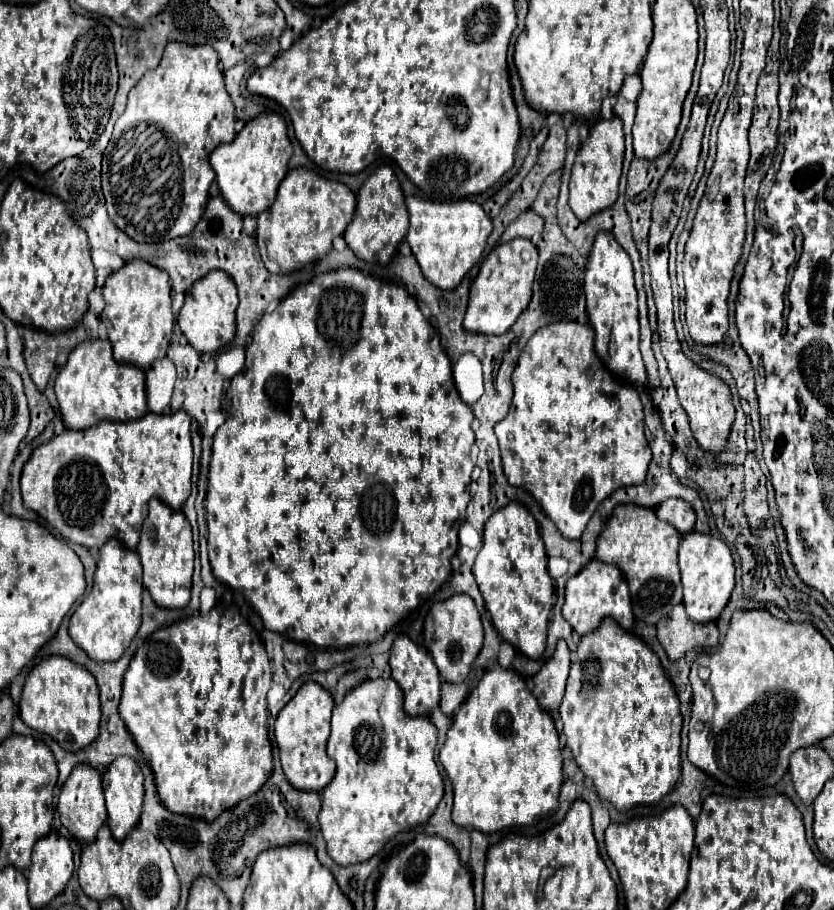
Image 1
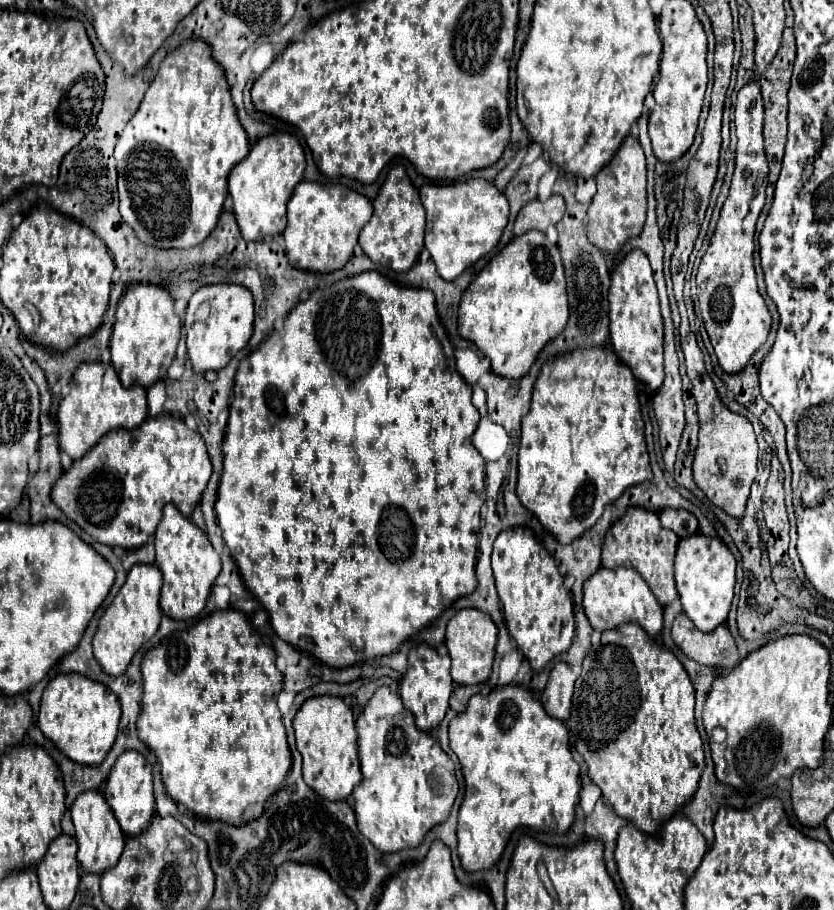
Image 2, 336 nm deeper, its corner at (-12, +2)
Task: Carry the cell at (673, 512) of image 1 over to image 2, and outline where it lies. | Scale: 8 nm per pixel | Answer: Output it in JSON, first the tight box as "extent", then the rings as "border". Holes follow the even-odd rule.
{"extent":[659,508,699,538],"border":[[[665,508],[665,510],[659,512],[659,518],[661,518],[663,528],[669,528],[669,530],[677,532],[679,538],[693,536],[693,534],[699,530],[697,518],[695,518],[691,512],[685,512],[685,510]]]}

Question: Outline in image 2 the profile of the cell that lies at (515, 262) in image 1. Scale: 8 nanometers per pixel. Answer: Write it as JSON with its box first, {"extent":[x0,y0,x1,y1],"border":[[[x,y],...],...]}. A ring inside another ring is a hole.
{"extent":[459,230,569,380],"border":[[[529,230],[523,236],[515,236],[479,272],[479,276],[469,284],[459,302],[459,334],[465,340],[471,340],[491,360],[491,370],[495,374],[513,380],[521,380],[529,372],[539,352],[565,330],[567,318],[569,318],[567,284],[559,248],[557,244],[551,244],[539,230]]]}

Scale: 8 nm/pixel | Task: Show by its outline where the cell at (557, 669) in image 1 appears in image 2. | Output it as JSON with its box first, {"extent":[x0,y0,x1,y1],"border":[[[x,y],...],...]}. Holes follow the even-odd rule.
{"extent":[541,662,575,720],"border":[[[565,662],[555,664],[549,674],[549,682],[541,694],[543,708],[545,708],[545,712],[549,712],[549,716],[559,718],[559,720],[569,718],[573,684],[575,684],[575,674],[571,672],[569,664],[565,664]]]}

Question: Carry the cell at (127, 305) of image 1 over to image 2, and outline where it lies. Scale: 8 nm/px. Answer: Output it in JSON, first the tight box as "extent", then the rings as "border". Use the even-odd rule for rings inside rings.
{"extent":[109,284,181,388],"border":[[[137,284],[135,288],[127,288],[121,304],[117,306],[115,318],[109,350],[111,364],[121,384],[125,384],[125,388],[131,384],[149,388],[151,384],[165,380],[181,338],[181,320],[173,310],[173,298],[169,292],[165,292],[165,288],[157,288],[155,284]]]}

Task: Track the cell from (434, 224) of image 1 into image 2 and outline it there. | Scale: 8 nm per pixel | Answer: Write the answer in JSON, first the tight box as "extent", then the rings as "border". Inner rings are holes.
{"extent":[419,178,509,280],"border":[[[469,178],[453,184],[423,184],[419,194],[427,210],[425,248],[445,280],[455,280],[465,268],[499,244],[509,220],[509,204],[495,184],[483,178]]]}

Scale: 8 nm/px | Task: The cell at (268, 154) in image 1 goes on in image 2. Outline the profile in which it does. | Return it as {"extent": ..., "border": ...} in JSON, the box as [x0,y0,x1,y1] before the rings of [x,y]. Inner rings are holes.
{"extent":[229,134,305,240],"border":[[[275,134],[261,138],[249,152],[245,160],[241,160],[229,174],[229,194],[233,198],[233,212],[241,230],[241,236],[245,240],[263,240],[265,236],[275,236],[281,234],[287,226],[287,202],[295,190],[295,186],[303,180],[303,170],[305,170],[305,154],[301,144],[287,134]]]}

